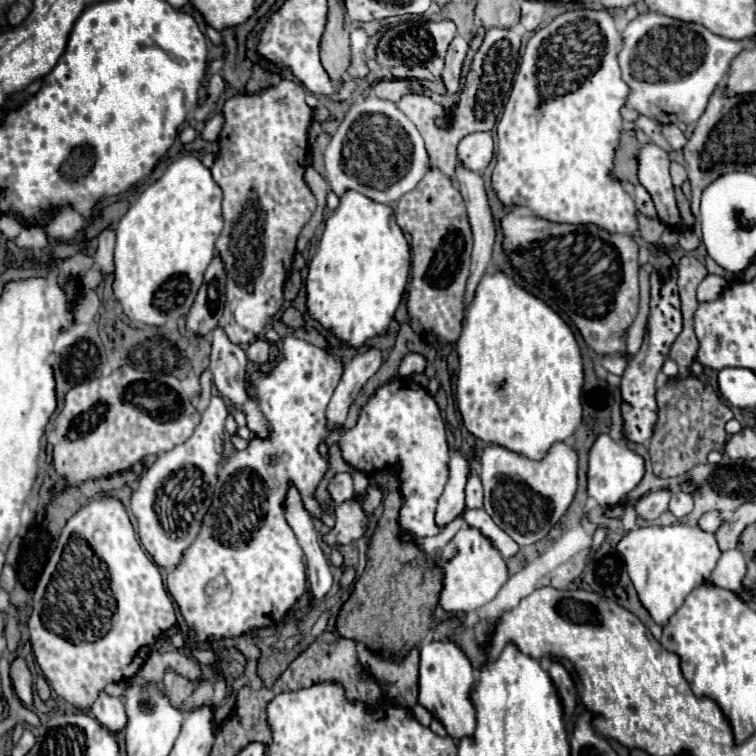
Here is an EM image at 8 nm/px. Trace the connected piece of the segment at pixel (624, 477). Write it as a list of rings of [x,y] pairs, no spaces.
[[[600,434],[590,450],[588,458],[588,496],[594,498],[600,506],[614,506],[626,494],[630,494],[644,478],[644,458],[612,440],[608,434]]]

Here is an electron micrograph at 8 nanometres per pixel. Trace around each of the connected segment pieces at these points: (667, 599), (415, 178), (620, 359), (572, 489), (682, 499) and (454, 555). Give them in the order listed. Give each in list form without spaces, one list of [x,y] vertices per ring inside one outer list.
[[[682,524],[672,526],[648,526],[636,528],[618,542],[618,552],[622,552],[630,580],[638,592],[640,602],[650,612],[654,622],[666,624],[668,618],[682,606],[684,598],[692,588],[710,580],[710,574],[720,558],[720,550],[714,534],[696,528],[686,528]]]
[[[376,96],[350,106],[324,152],[324,166],[330,188],[338,196],[346,190],[358,190],[384,204],[398,202],[430,170],[424,140],[416,126],[394,102]]]
[[[620,354],[602,356],[599,357],[599,360],[608,372],[616,374],[618,376],[623,375],[627,366],[627,359],[623,356],[620,356]]]
[[[556,442],[542,460],[530,460],[492,444],[480,458],[484,510],[520,546],[534,544],[568,512],[578,490],[578,450],[572,442]]]
[[[678,490],[678,494],[672,496],[670,500],[670,512],[676,516],[676,518],[684,518],[692,512],[694,508],[694,498],[692,494],[682,494],[682,490]]]
[[[474,528],[460,530],[438,552],[438,562],[444,568],[444,588],[442,588],[442,594],[440,594],[440,606],[448,614],[468,614],[468,612],[482,608],[484,604],[494,600],[498,590],[508,580],[508,570],[506,570],[502,556],[490,544],[490,540],[484,538]]]

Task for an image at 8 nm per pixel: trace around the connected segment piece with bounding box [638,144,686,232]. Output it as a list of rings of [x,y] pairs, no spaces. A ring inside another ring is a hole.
[[[646,144],[640,148],[638,164],[640,164],[638,178],[640,178],[642,186],[650,192],[650,196],[656,204],[656,210],[658,210],[658,218],[664,224],[670,224],[678,232],[686,230],[686,226],[682,224],[682,218],[680,218],[676,196],[674,196],[668,154],[662,148],[658,148],[656,144]]]

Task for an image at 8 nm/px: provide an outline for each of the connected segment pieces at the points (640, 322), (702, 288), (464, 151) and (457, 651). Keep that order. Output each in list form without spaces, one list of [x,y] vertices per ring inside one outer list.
[[[646,264],[640,268],[640,312],[634,320],[634,324],[630,326],[628,330],[628,356],[634,356],[642,344],[642,336],[644,336],[644,330],[646,330],[646,320],[648,320],[648,276],[652,272],[652,266]]]
[[[708,274],[700,286],[698,286],[698,300],[700,302],[708,302],[708,300],[716,300],[722,290],[726,286],[726,278],[724,276],[718,276],[718,274]]]
[[[488,132],[468,134],[458,144],[460,162],[474,172],[484,170],[490,164],[492,156],[494,156],[494,140]]]
[[[432,640],[420,646],[420,694],[418,702],[438,718],[452,738],[472,736],[474,706],[470,692],[474,688],[474,670],[468,656],[452,640]]]

